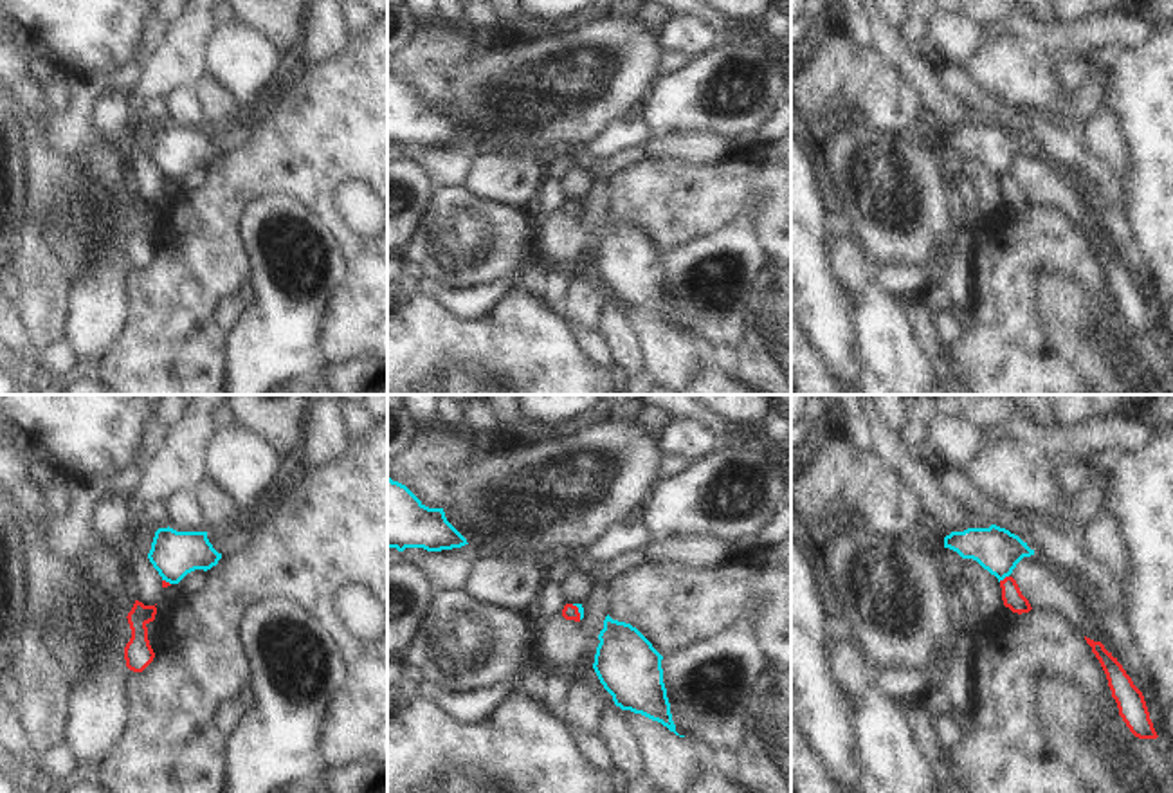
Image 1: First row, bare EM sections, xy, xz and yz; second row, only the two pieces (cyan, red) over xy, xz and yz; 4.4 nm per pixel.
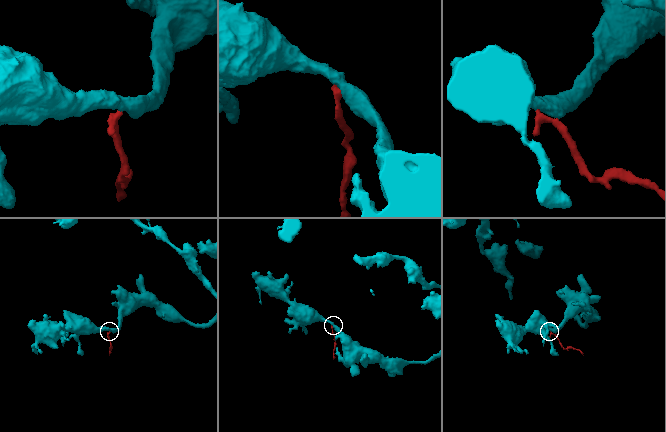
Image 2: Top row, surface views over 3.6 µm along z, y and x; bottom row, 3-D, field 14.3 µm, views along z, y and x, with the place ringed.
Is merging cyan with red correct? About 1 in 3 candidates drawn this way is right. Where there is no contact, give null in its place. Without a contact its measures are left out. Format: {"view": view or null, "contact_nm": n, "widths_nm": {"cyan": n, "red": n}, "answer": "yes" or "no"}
{"view": "yz", "contact_nm": 50, "widths_nm": {"cyan": 200, "red": 90}, "answer": "no"}

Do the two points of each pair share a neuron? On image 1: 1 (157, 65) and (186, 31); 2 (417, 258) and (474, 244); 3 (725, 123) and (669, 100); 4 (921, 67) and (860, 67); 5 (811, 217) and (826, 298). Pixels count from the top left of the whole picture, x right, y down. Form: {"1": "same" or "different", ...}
{"1": "same", "2": "same", "3": "same", "4": "different", "5": "same"}

